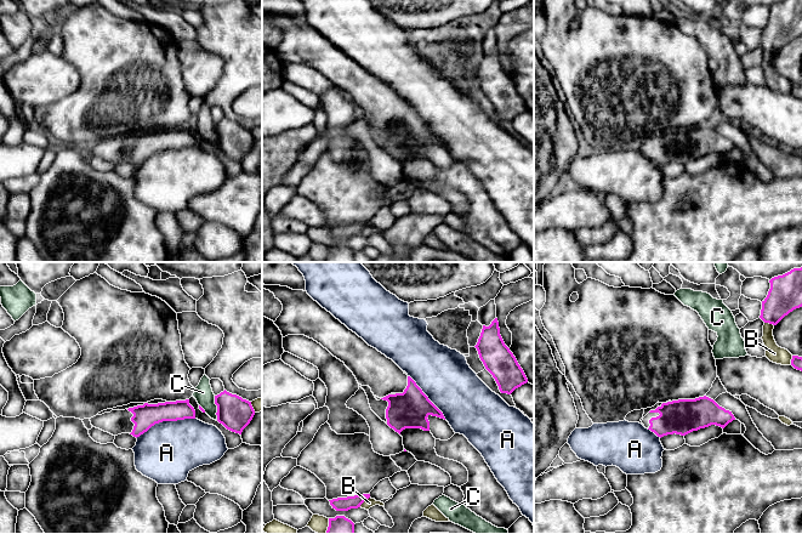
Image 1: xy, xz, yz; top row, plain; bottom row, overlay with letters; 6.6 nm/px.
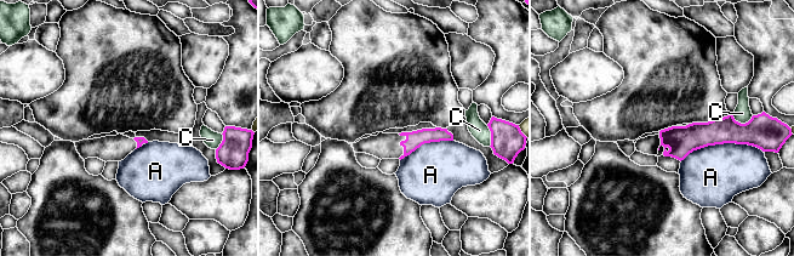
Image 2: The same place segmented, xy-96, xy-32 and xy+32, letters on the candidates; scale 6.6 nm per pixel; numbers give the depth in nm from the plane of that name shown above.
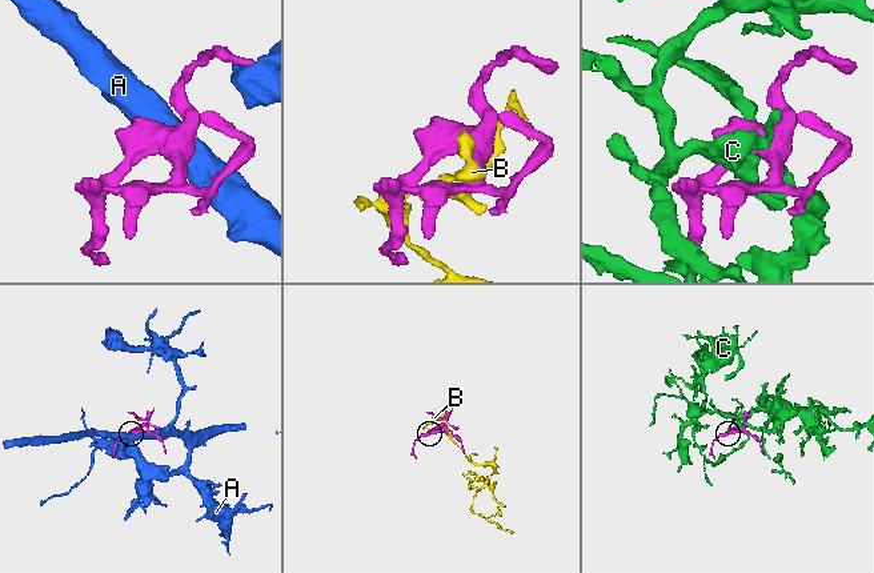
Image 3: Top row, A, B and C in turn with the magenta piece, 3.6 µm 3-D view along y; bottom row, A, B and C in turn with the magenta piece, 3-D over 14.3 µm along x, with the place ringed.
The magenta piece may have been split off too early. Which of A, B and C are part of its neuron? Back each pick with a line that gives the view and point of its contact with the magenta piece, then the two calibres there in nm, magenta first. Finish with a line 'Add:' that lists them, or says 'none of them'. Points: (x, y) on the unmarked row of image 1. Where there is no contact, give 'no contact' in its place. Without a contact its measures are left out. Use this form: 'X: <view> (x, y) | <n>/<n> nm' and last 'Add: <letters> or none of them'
Add: none of them

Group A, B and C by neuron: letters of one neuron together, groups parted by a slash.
A / B / C

